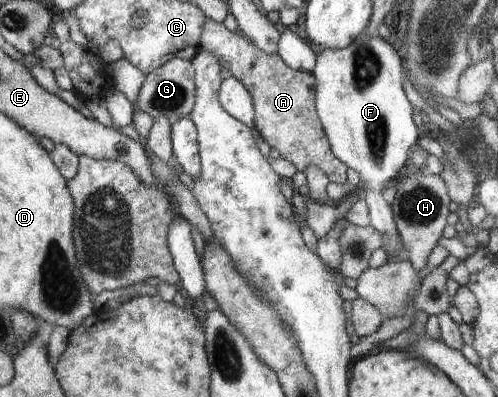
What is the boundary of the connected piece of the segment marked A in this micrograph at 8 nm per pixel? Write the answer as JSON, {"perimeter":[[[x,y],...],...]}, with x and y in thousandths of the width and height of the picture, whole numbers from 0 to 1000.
{"perimeter":[[[416,40],[404,71],[408,76],[400,96],[402,128],[424,131],[446,159],[460,156],[460,181],[496,222],[508,247],[510,320],[528,353],[538,358],[544,373],[558,378],[562,398],[580,403],[600,433],[610,433],[624,413],[649,428],[661,458],[695,458],[701,423],[669,388],[635,280],[633,191],[627,184],[588,176],[574,159],[566,134],[536,136],[480,76],[462,78],[448,58],[432,55]]]}

